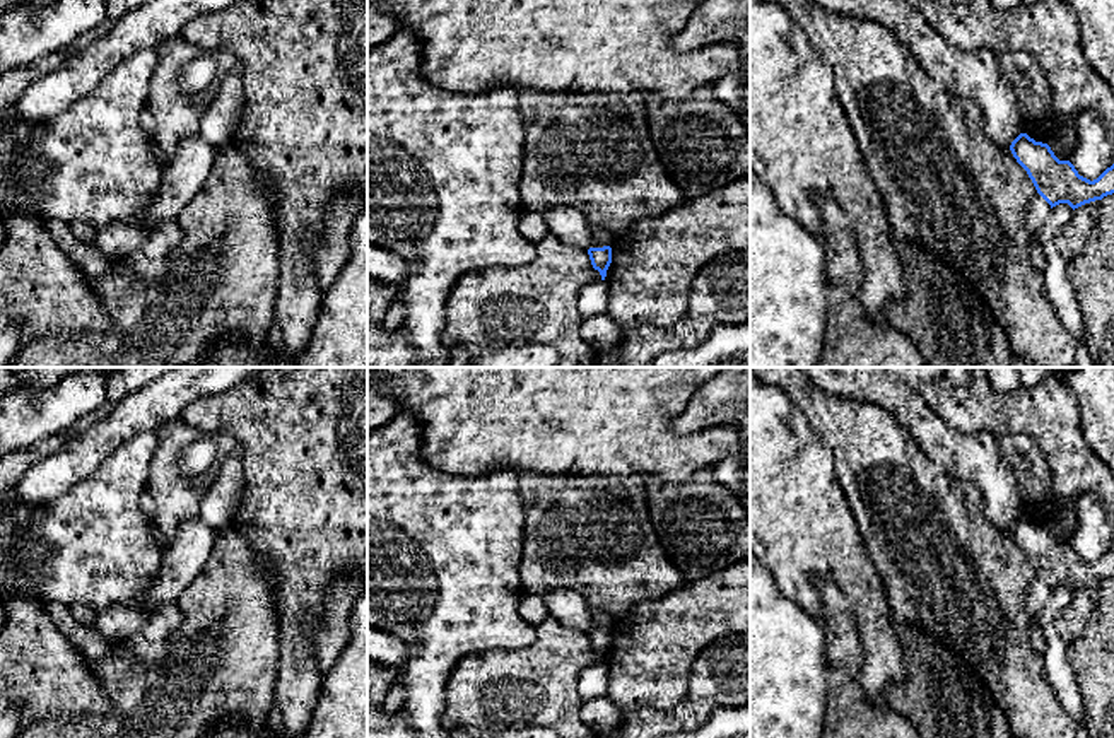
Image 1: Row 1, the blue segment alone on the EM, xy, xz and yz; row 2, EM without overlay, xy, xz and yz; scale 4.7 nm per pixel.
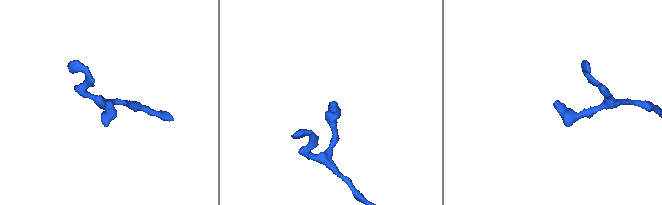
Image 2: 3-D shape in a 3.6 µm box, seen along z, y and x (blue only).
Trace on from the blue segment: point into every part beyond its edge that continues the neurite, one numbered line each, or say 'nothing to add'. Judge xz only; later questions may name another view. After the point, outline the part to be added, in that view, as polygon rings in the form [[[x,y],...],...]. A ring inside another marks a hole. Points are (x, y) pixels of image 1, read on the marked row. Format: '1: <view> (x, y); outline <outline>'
nothing to add

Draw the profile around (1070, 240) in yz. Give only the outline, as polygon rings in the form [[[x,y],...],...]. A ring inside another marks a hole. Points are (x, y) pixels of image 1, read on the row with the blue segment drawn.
[[[1095,200],[1075,208],[1070,222],[1056,231],[1054,246],[1064,261],[1083,253],[1087,241],[1097,227],[1099,205],[1100,200]]]

